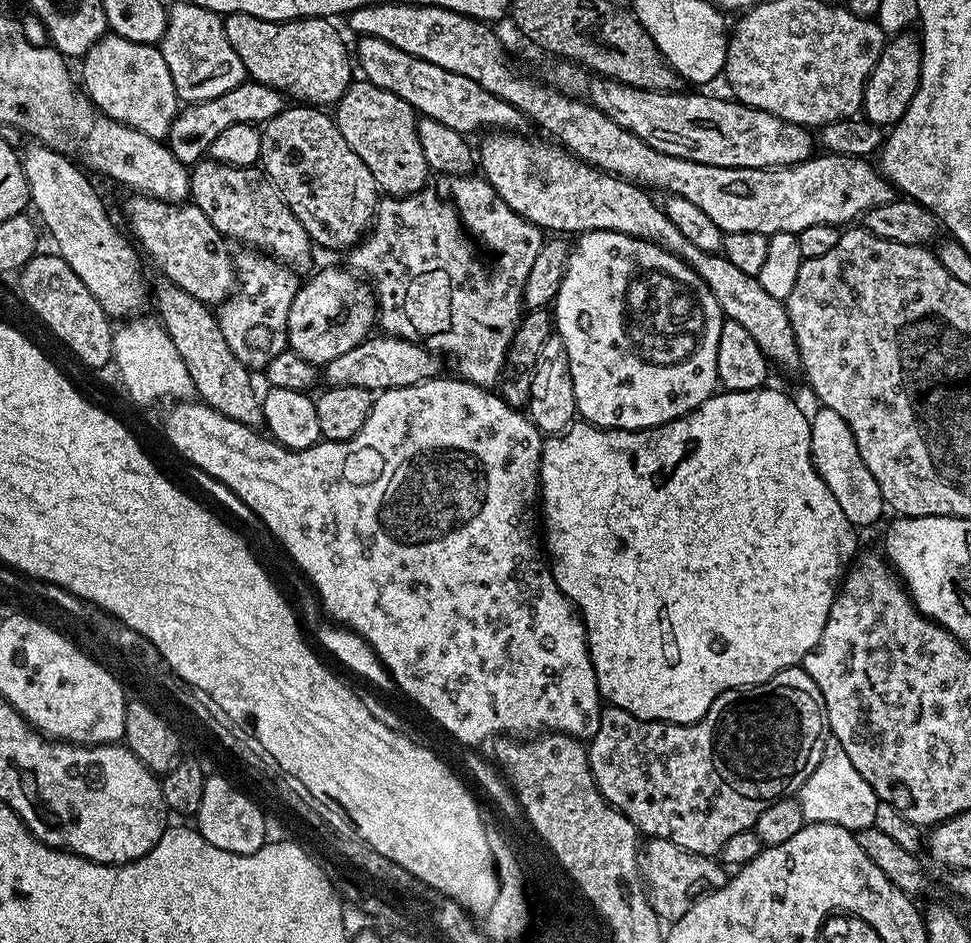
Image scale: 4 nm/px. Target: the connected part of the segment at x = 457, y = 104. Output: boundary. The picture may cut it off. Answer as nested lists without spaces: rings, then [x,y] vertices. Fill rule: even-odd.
[[[361,36],[354,44],[354,60],[362,71],[363,79],[369,80],[374,86],[382,90],[390,90],[390,94],[398,94],[398,98],[405,100],[409,106],[421,117],[442,122],[442,126],[450,126],[450,130],[458,130],[465,134],[476,132],[479,128],[484,130],[520,130],[526,124],[526,117],[502,98],[490,94],[478,82],[466,78],[462,74],[447,72],[442,66],[434,66],[434,62],[426,62],[414,54],[406,54],[406,50],[398,50],[398,46],[390,46],[390,42],[382,42],[382,38]]]

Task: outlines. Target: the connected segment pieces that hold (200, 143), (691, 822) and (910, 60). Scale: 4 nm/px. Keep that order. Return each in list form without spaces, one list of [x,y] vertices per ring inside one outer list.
[[[248,78],[244,83],[234,86],[234,90],[226,90],[226,94],[218,94],[218,98],[197,100],[181,107],[177,111],[172,129],[168,132],[166,143],[178,158],[178,162],[191,166],[205,159],[208,148],[214,142],[214,138],[222,134],[222,130],[239,124],[263,126],[285,107],[284,93],[274,90],[268,84],[260,84],[257,80]]]
[[[797,666],[782,670],[774,674],[774,678],[761,684],[753,684],[751,688],[727,688],[721,696],[714,698],[707,714],[693,724],[667,724],[661,720],[643,720],[621,708],[605,707],[600,713],[598,734],[594,734],[587,745],[588,761],[594,782],[606,803],[617,808],[634,825],[637,832],[648,838],[669,840],[703,856],[715,857],[733,834],[742,834],[742,830],[747,828],[755,829],[756,819],[762,814],[762,810],[766,810],[772,801],[781,799],[787,793],[784,791],[787,790],[788,784],[799,786],[806,782],[806,778],[822,758],[822,750],[825,746],[824,732],[826,736],[822,694],[814,678],[810,678],[810,674],[805,672],[803,667]]]
[[[901,30],[885,43],[882,54],[864,87],[863,119],[881,126],[895,126],[904,118],[914,94],[920,89],[923,57],[922,40],[915,31]]]

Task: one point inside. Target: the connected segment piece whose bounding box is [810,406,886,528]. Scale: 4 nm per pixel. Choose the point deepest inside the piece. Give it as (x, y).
(834, 453)

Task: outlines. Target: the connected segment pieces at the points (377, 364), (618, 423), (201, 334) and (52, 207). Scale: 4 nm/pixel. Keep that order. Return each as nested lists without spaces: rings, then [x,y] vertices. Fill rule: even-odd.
[[[379,335],[369,336],[353,350],[346,351],[326,364],[322,370],[323,383],[327,387],[354,385],[371,392],[381,392],[388,388],[420,384],[439,375],[439,357],[423,345],[398,336]]]
[[[586,232],[579,237],[577,244],[571,245],[568,261],[565,264],[564,277],[561,280],[554,301],[554,328],[566,346],[566,354],[570,358],[570,378],[574,382],[574,398],[576,410],[581,421],[595,424],[597,428],[656,428],[680,416],[692,412],[702,402],[717,391],[716,367],[718,366],[718,338],[722,334],[725,314],[718,306],[714,294],[710,294],[710,286],[698,278],[696,271],[684,260],[679,260],[672,252],[659,248],[645,240],[627,236],[621,232]]]
[[[157,280],[157,284],[154,284],[154,304],[156,300],[156,308],[160,311],[158,320],[174,342],[174,350],[182,354],[186,370],[190,370],[195,395],[214,410],[238,422],[259,425],[264,419],[264,409],[261,397],[258,392],[256,396],[256,388],[252,385],[253,373],[242,362],[238,362],[238,358],[234,358],[234,350],[230,350],[222,334],[217,313],[168,280]]]
[[[39,142],[33,143],[31,146],[33,148],[22,152],[24,173],[28,179],[30,204],[33,209],[36,207],[35,215],[39,217],[42,224],[42,219],[44,219],[44,224],[48,227],[53,242],[56,243],[55,251],[68,263],[70,270],[74,270],[74,274],[78,274],[78,278],[82,278],[82,282],[86,282],[86,290],[90,290],[90,294],[94,294],[94,298],[98,298],[102,310],[108,313],[109,317],[139,317],[143,313],[140,311],[143,310],[144,303],[147,300],[149,303],[150,300],[150,284],[144,281],[144,272],[140,269],[141,253],[135,247],[132,249],[119,230],[112,225],[112,220],[108,217],[108,212],[104,209],[99,194],[92,189],[92,184],[88,181],[87,174],[89,175],[89,173],[75,159],[69,158],[63,152],[56,152]]]

